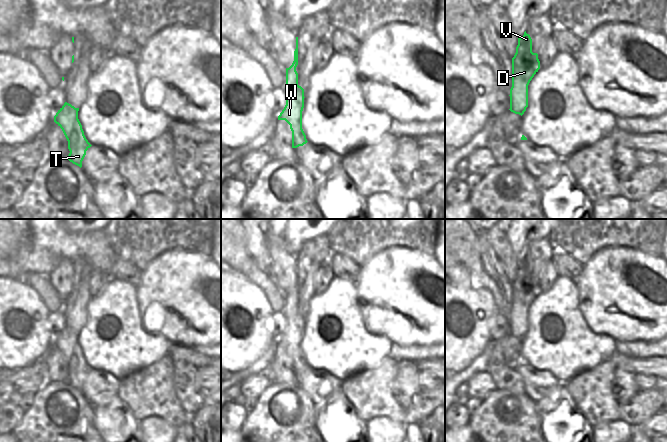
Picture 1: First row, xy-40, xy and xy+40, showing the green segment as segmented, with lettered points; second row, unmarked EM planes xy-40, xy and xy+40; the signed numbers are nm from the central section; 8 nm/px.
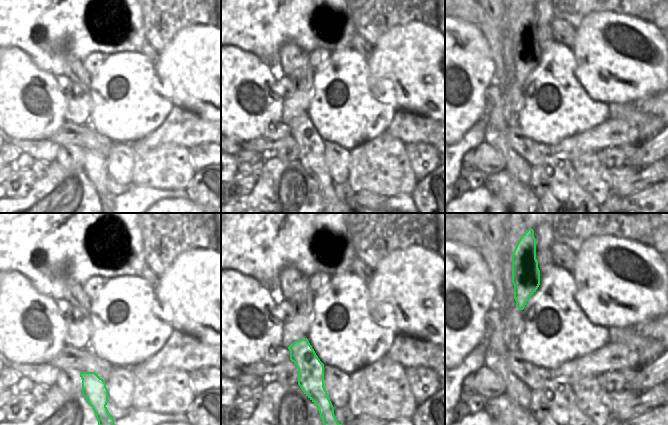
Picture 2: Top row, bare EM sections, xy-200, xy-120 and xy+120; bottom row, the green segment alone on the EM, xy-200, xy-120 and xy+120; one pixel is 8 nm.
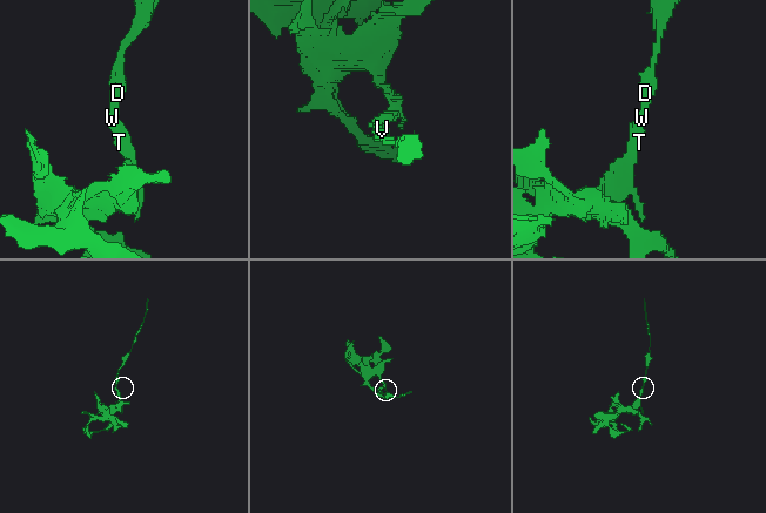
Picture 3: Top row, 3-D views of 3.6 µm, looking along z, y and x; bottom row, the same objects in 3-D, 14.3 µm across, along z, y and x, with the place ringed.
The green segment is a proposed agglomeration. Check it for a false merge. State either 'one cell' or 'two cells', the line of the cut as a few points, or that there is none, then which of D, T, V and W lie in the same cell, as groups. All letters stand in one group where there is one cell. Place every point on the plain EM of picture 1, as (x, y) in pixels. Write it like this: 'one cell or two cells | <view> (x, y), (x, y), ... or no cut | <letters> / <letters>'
two cells | xy (286, 323), (292, 323), (302, 332) | D V / T W

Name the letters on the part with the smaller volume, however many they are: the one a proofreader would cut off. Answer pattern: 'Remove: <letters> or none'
Remove: D, V

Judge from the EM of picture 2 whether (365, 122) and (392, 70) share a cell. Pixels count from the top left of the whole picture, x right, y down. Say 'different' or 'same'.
different

